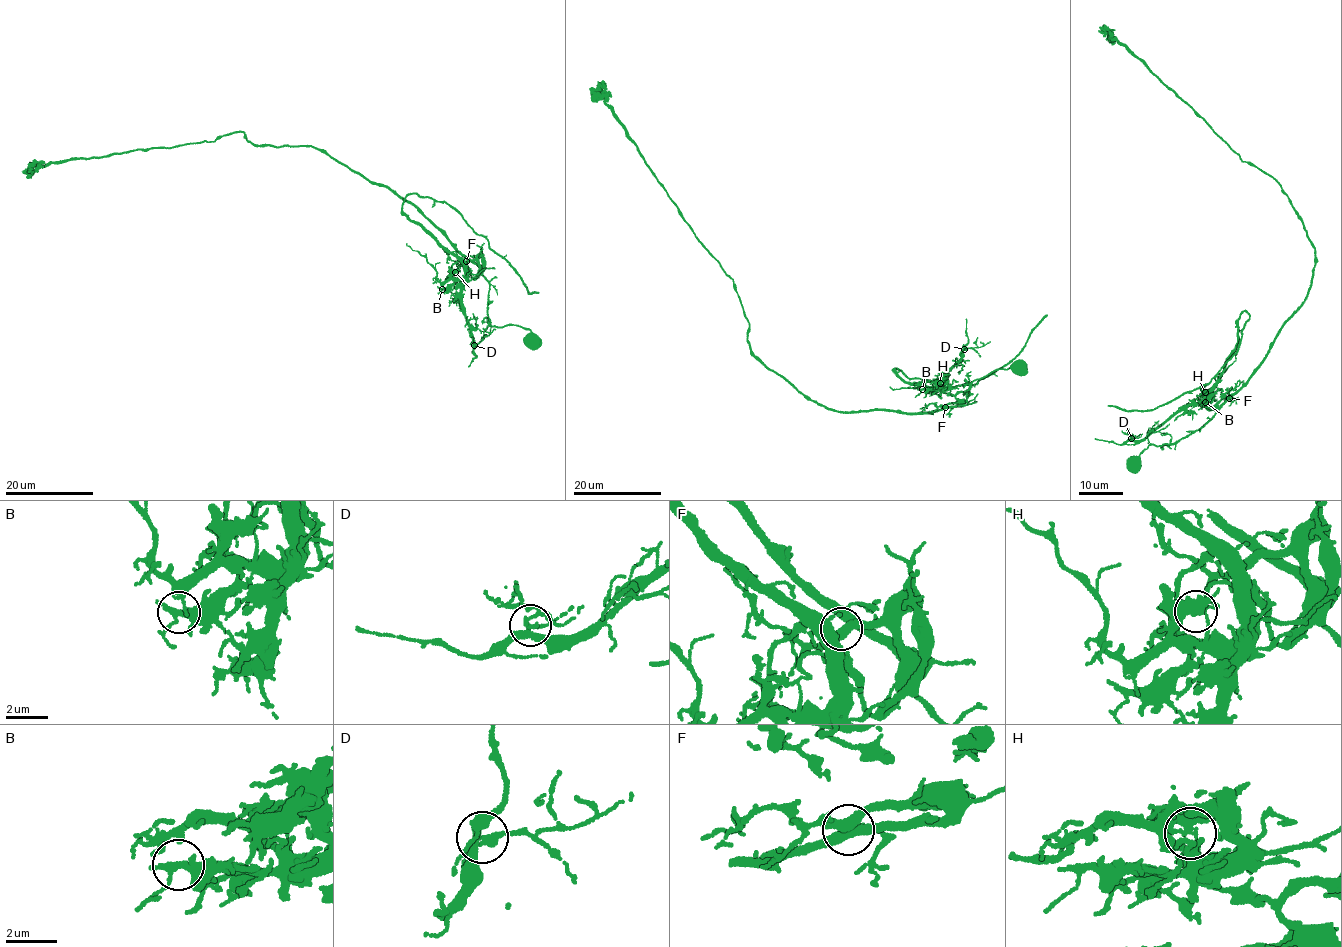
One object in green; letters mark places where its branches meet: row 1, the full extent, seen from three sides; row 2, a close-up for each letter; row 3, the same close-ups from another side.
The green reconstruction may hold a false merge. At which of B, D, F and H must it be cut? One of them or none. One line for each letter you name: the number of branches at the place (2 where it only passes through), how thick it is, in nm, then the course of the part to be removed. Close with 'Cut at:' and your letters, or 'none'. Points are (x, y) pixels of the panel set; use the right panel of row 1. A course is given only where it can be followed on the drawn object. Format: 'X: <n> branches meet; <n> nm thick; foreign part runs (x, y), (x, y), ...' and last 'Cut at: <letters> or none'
H: 4 branches meet; 360 nm thick; foreign part runs (1204, 391), (1204, 400), (1234, 350), (1245, 311), (1249, 317), (1237, 351), (1209, 382), (1154, 409), (1108, 405)
Cut at: H

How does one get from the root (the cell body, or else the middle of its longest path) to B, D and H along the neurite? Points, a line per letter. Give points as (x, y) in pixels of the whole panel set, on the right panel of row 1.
B: (1134, 461), (1130, 458), (1150, 443), (1173, 444), (1206, 423), (1216, 410), (1207, 407), (1210, 393), (1205, 402)
D: (1134, 461), (1150, 443), (1173, 444), (1206, 423), (1216, 410), (1207, 407), (1212, 396), (1131, 438)
H: (1134, 461), (1130, 458), (1150, 443), (1173, 444), (1206, 423), (1216, 410), (1207, 407), (1214, 393), (1204, 391)

